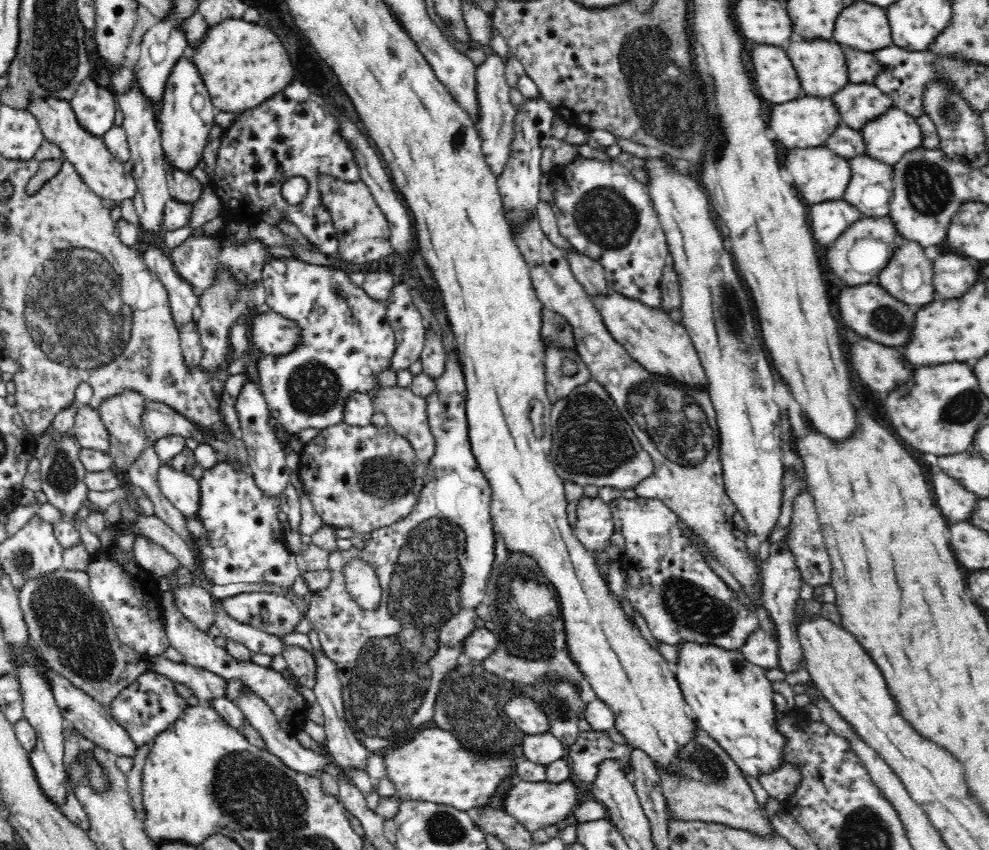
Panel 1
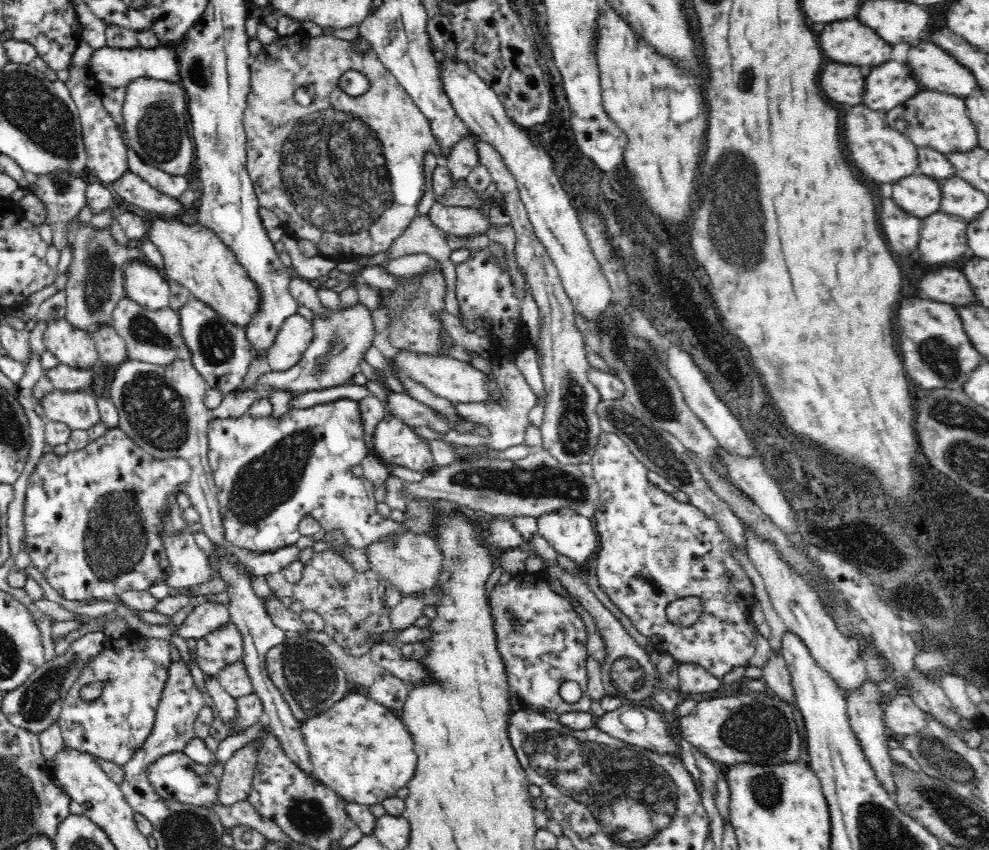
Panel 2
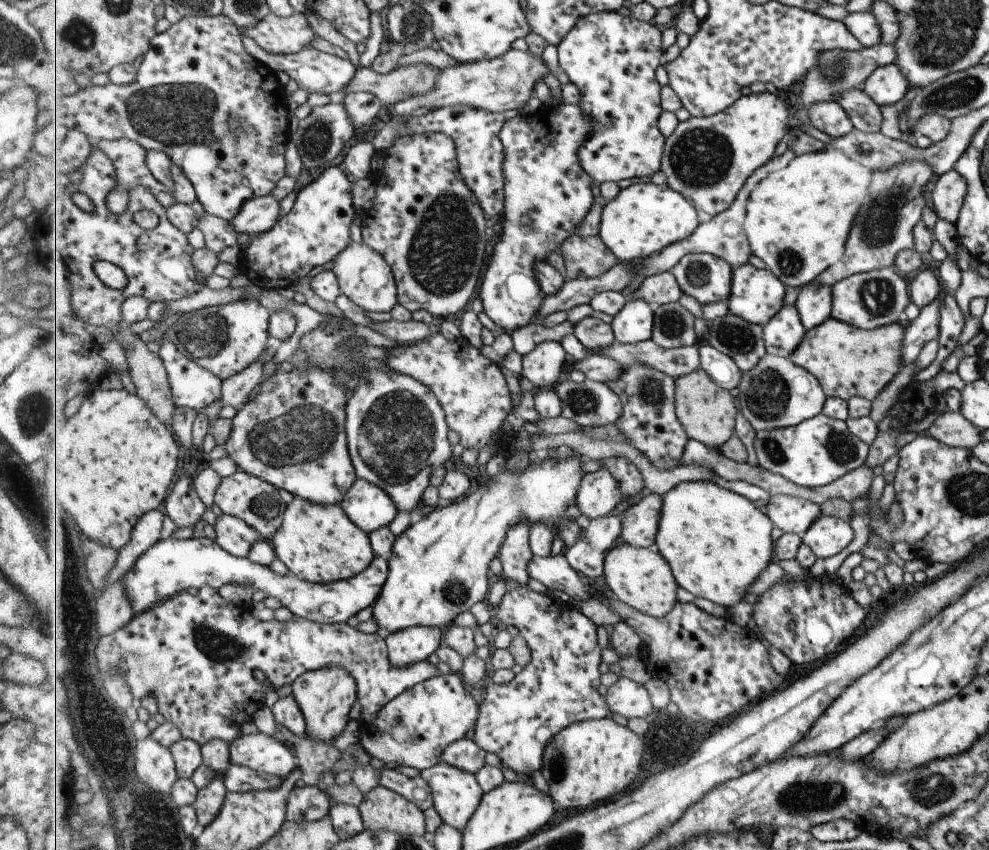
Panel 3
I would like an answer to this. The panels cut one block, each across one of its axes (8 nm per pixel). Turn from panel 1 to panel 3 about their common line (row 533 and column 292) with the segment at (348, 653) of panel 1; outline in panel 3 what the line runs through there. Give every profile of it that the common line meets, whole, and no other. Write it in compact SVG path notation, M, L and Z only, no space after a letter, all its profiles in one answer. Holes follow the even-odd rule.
M311 368L311 370L295 370L290 373L276 373L272 377L269 377L259 387L259 394L251 401L248 402L243 408L237 409L237 414L234 416L232 422L232 434L229 441L225 444L225 450L228 452L228 456L237 464L238 468L245 470L251 475L257 476L267 483L273 484L276 488L284 489L293 496L304 498L305 500L314 502L315 504L322 505L336 505L348 495L348 492L352 490L353 484L358 479L356 468L354 467L350 448L348 447L348 432L346 428L347 424L347 404L351 398L354 388L352 385L357 381L357 378L353 378L351 374L343 372L325 372L323 368Z

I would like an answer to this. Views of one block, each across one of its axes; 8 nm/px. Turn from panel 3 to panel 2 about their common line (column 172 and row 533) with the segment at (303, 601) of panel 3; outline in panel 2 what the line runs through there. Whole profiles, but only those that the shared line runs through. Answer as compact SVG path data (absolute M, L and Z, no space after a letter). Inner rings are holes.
M564 509L537 520L538 535L560 556L574 560L578 566L586 566L594 560L600 540L590 517Z

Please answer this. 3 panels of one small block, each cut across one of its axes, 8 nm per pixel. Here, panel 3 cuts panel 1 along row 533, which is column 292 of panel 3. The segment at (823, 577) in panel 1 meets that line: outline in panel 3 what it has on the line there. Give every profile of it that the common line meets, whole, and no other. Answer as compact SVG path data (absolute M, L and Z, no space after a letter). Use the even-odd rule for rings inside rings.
M317 786L293 788L288 800L287 820L291 822L319 821L330 816L330 796Z

